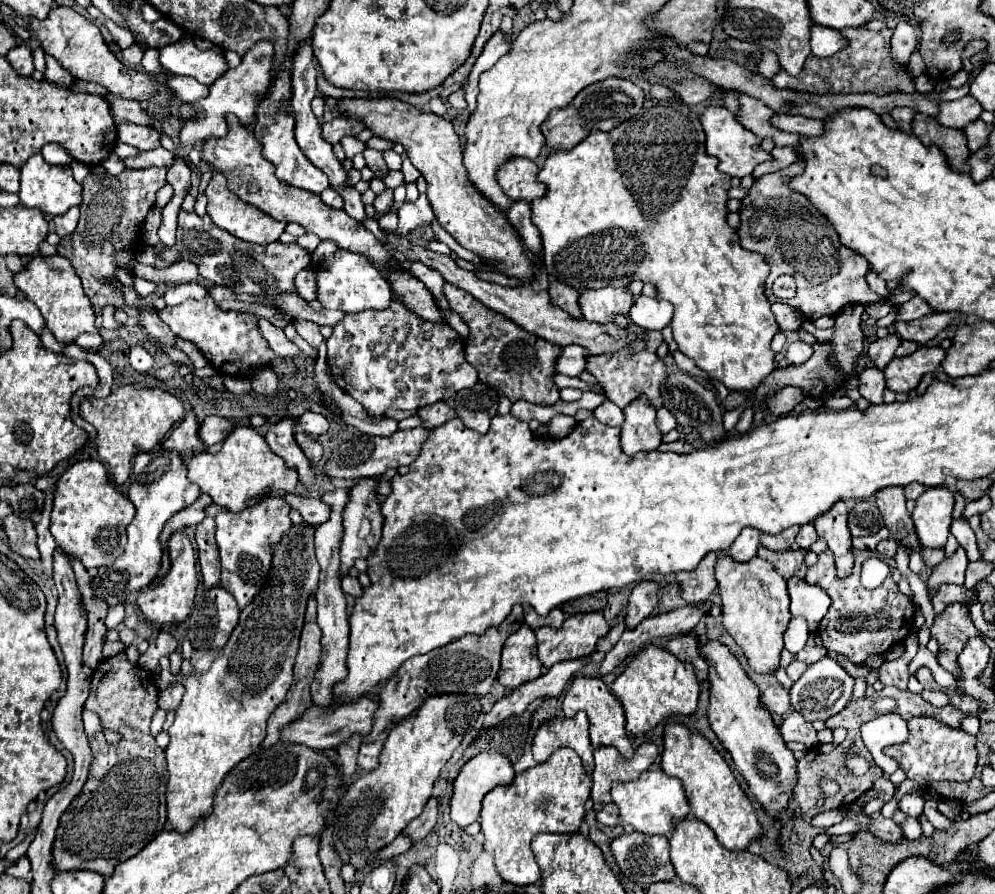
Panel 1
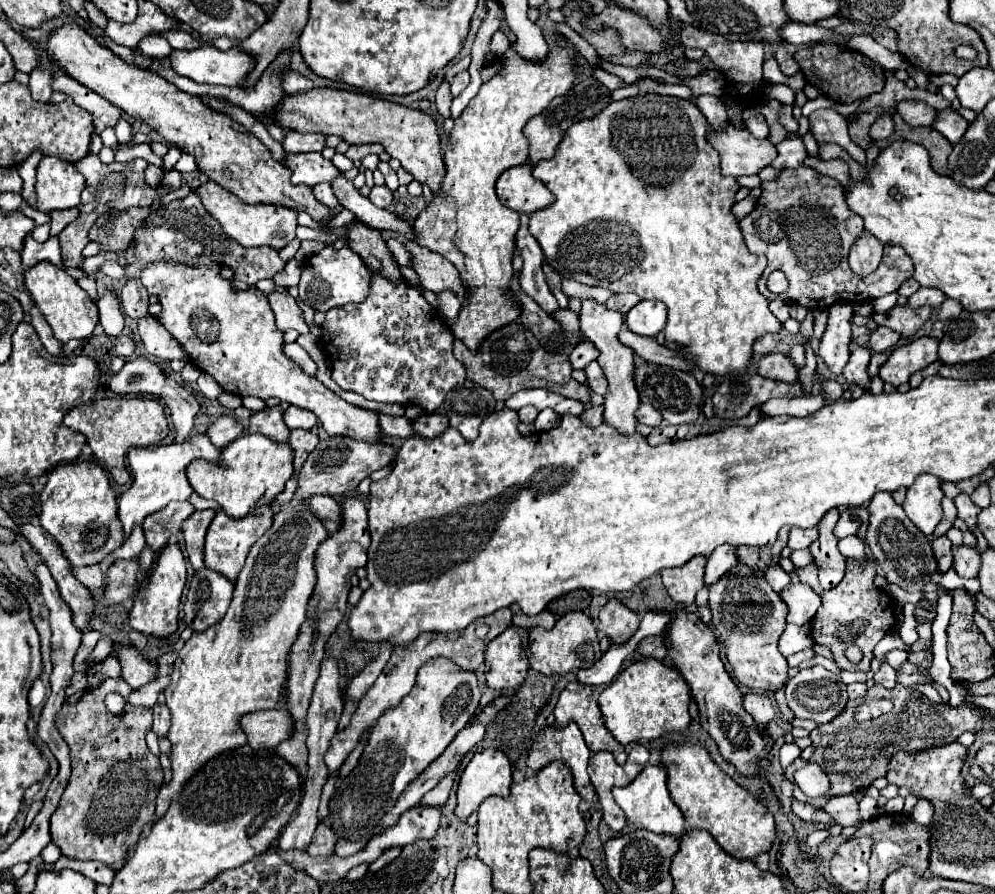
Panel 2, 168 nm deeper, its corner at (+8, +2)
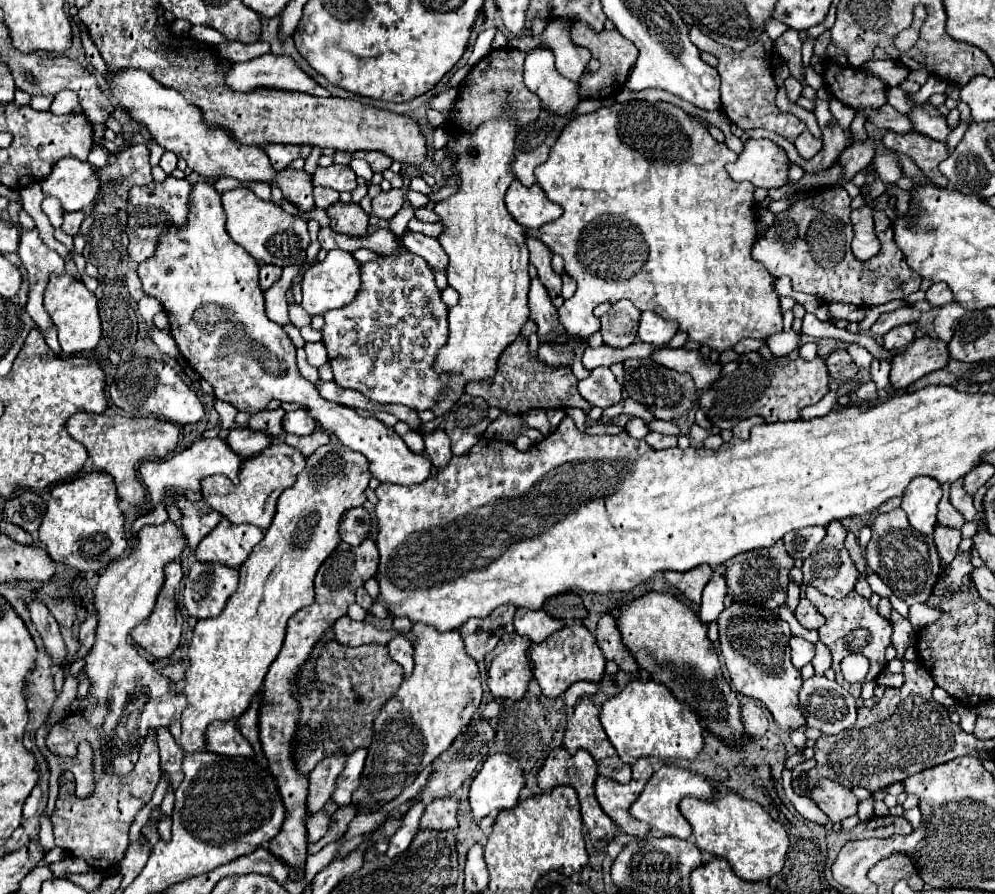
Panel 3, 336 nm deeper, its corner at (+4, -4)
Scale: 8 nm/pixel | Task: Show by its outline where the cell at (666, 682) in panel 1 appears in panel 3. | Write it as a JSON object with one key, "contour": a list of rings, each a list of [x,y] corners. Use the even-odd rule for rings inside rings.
{"contour":[[[633,679],[621,693],[607,699],[601,707],[601,725],[621,761],[629,765],[639,757],[695,759],[703,747],[703,729],[697,715],[663,683],[655,683],[653,679]]]}

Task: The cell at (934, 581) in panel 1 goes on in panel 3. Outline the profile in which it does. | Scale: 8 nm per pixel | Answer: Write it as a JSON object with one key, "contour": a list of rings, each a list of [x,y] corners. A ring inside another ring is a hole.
{"contour":[[[937,525],[935,533],[933,533],[933,539],[935,539],[935,545],[937,545],[937,551],[939,551],[939,557],[941,557],[943,565],[949,565],[957,557],[957,547],[961,543],[961,533],[957,529]]]}

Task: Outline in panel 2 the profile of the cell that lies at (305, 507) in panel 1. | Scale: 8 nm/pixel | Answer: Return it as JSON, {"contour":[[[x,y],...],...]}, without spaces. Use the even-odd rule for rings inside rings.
{"contour":[[[315,495],[315,497],[307,499],[307,505],[325,523],[325,527],[327,527],[329,533],[335,533],[335,531],[341,529],[341,525],[343,525],[343,513],[341,513],[339,501],[335,501],[333,497],[327,497],[327,495]]]}

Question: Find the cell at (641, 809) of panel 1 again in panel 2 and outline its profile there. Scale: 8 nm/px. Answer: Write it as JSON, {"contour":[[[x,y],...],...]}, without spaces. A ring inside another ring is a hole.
{"contour":[[[647,765],[635,777],[635,781],[631,785],[613,789],[613,797],[615,797],[617,805],[625,811],[625,815],[627,815],[627,819],[629,819],[631,825],[647,829],[647,831],[653,831],[653,833],[673,835],[673,837],[679,837],[683,833],[683,813],[679,811],[679,807],[669,797],[665,767]]]}

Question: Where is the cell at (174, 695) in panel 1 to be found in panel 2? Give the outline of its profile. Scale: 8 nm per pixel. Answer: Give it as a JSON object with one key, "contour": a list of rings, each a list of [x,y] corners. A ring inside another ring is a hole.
{"contour":[[[155,705],[153,707],[153,733],[159,737],[165,737],[171,727],[171,713],[165,705]]]}

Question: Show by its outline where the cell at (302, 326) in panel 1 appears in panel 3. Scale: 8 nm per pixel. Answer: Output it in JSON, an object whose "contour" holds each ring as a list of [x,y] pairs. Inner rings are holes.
{"contour":[[[283,267],[281,279],[265,291],[265,305],[267,305],[267,315],[271,321],[279,325],[291,325],[289,319],[289,303],[287,303],[287,291],[291,289],[291,281],[297,275],[301,267]]]}

